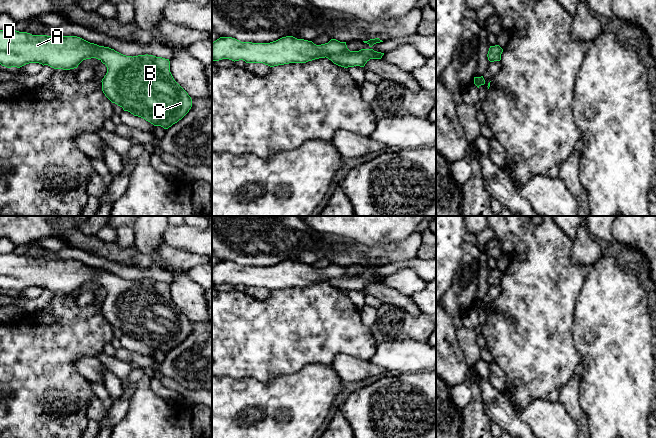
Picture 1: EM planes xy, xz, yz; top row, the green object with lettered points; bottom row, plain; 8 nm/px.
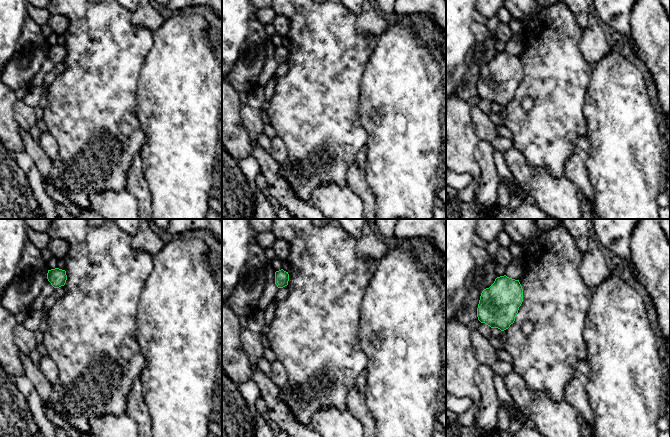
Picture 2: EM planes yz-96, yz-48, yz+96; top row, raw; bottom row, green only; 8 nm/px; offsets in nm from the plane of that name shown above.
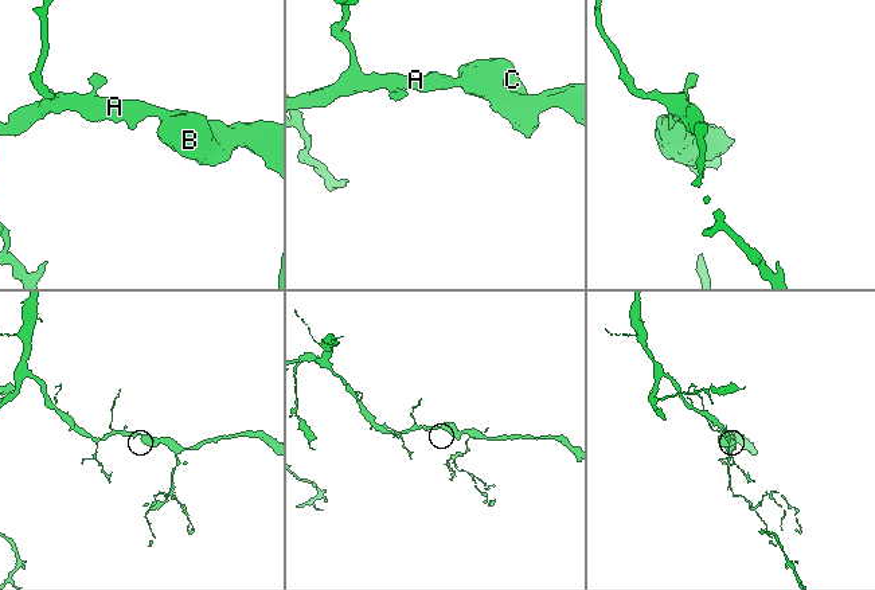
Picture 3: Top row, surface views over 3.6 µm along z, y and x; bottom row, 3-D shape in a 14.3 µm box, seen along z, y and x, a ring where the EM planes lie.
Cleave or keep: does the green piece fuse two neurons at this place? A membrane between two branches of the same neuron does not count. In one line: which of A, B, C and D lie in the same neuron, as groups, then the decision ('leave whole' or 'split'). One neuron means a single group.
A B C D | leave whole

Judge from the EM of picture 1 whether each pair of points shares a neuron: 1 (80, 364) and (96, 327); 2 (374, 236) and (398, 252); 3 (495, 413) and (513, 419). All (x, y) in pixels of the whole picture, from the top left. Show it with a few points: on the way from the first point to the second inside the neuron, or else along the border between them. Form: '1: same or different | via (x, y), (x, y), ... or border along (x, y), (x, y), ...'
1: different | border along (83, 355), (73, 366), (87, 379)
2: different | border along (408, 235), (400, 240), (372, 246), (362, 244)
3: same | via (499, 413), (502, 413), (509, 419)

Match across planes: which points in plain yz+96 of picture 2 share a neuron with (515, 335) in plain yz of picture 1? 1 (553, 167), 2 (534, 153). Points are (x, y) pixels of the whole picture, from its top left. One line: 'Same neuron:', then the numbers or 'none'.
Same neuron: 1, 2

